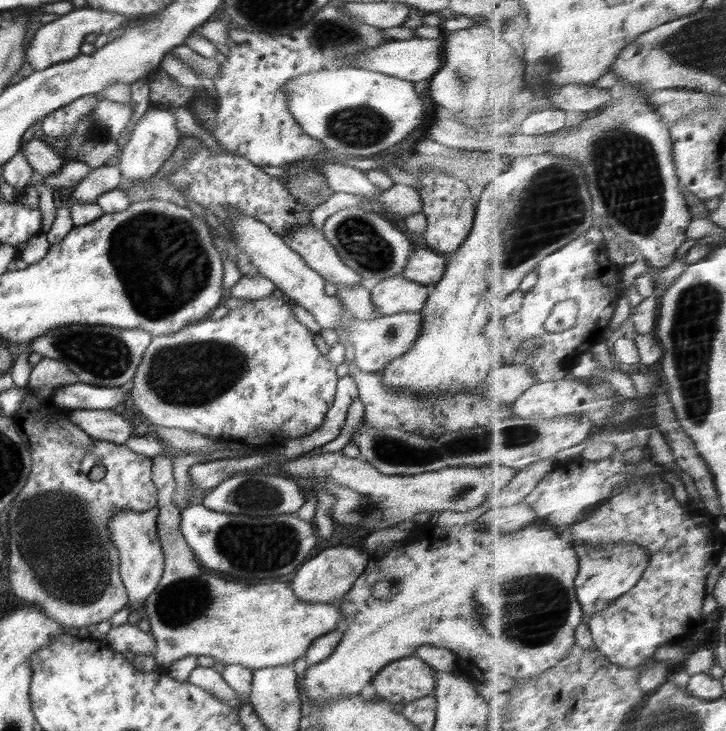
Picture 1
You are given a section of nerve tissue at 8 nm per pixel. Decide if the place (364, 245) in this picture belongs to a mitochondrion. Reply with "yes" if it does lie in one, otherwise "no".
yes

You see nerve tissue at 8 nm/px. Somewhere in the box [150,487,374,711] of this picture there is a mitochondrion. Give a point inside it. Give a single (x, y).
(178, 604)

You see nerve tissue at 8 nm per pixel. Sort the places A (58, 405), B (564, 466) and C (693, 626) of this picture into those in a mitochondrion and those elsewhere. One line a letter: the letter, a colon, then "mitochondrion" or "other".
A: other
B: other
C: other

